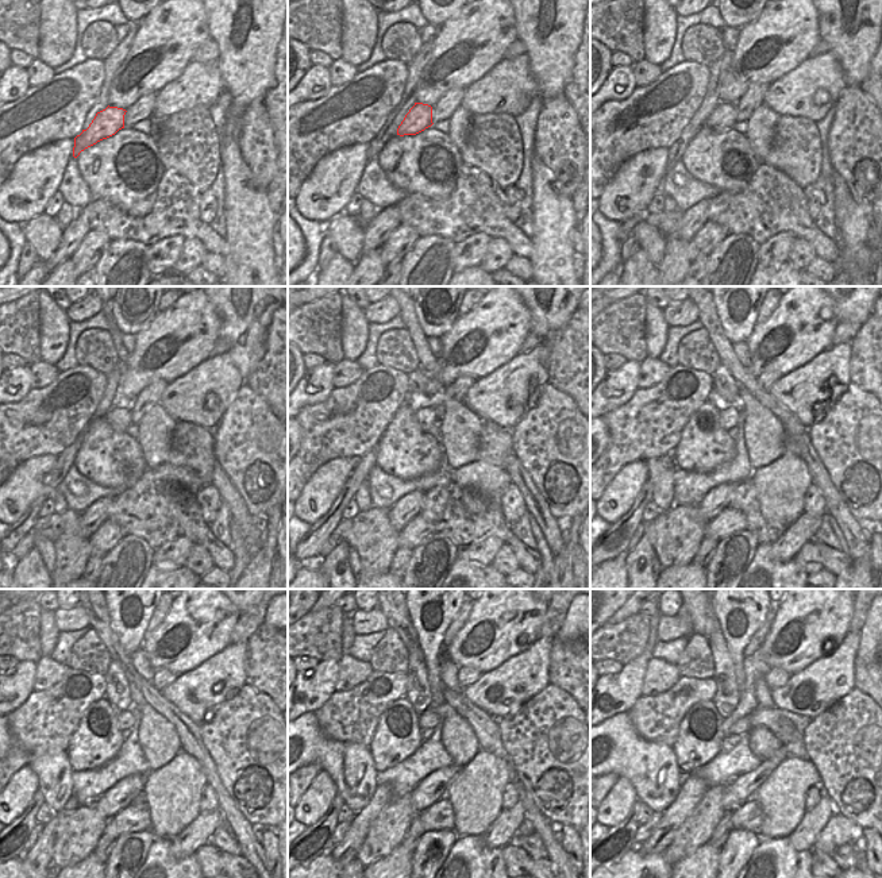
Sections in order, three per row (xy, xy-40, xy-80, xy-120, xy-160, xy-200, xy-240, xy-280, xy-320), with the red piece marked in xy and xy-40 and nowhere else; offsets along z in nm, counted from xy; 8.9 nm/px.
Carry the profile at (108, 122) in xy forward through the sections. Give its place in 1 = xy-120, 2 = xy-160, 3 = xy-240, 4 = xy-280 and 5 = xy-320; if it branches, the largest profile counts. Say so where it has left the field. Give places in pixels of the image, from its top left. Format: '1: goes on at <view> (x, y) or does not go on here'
1: goes on at xy-120 (119, 418)
2: goes on at xy-160 (427, 418)
3: goes on at xy-240 (126, 719)
4: goes on at xy-280 (428, 719)
5: goes on at xy-320 (743, 726)

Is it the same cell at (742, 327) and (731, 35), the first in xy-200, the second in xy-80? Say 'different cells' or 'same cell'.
different cells

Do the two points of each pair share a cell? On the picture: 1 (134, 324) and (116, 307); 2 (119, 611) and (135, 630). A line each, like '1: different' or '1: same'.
1: same
2: same

